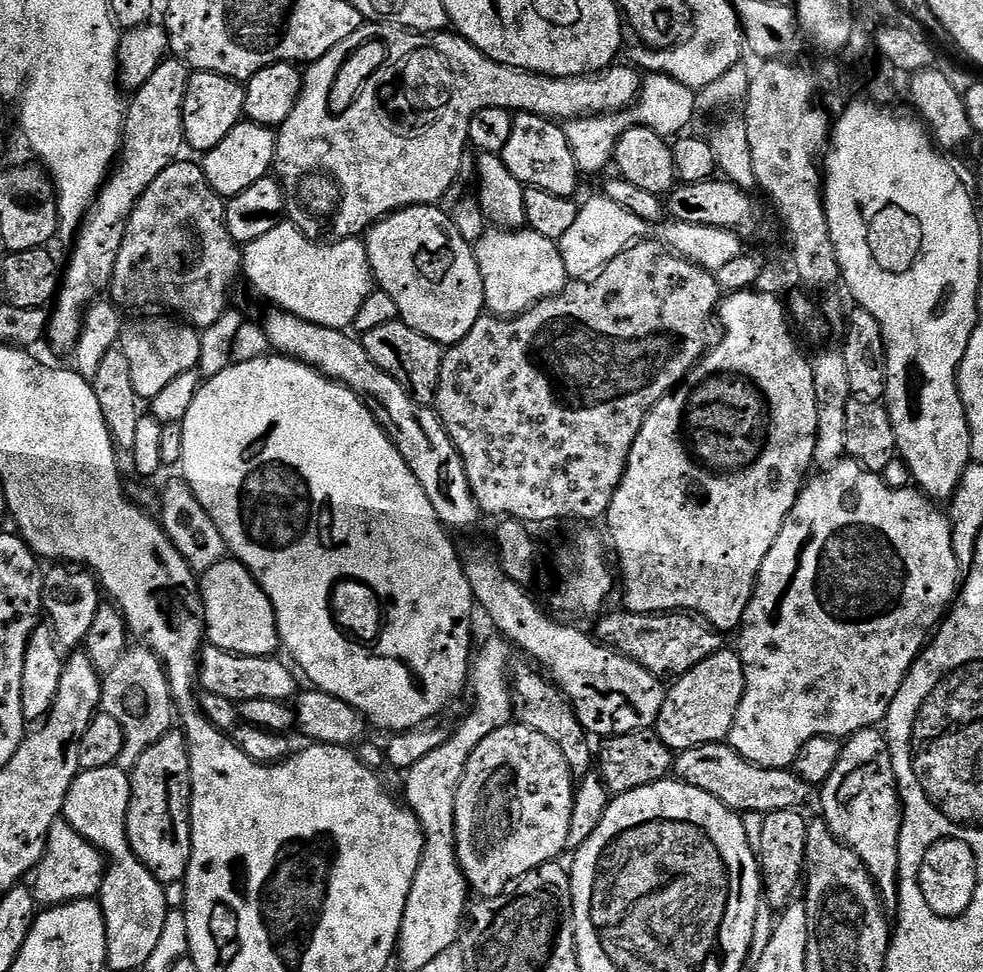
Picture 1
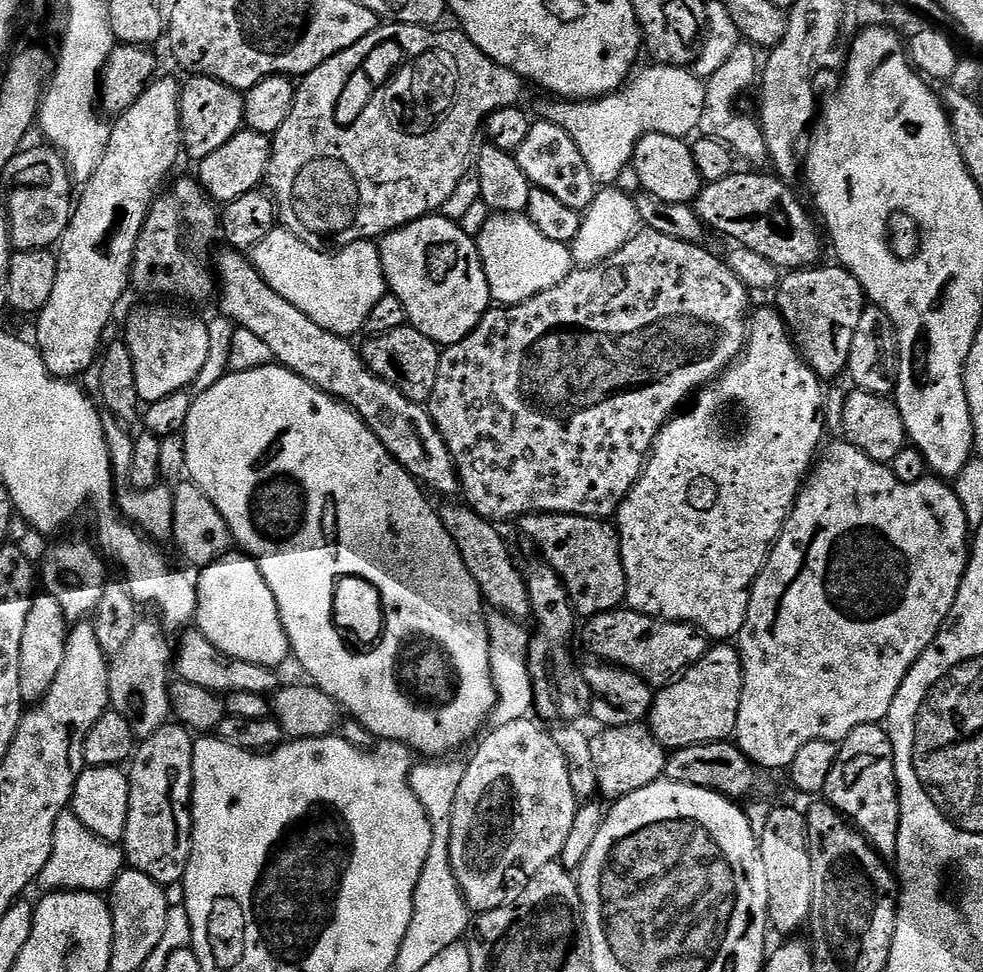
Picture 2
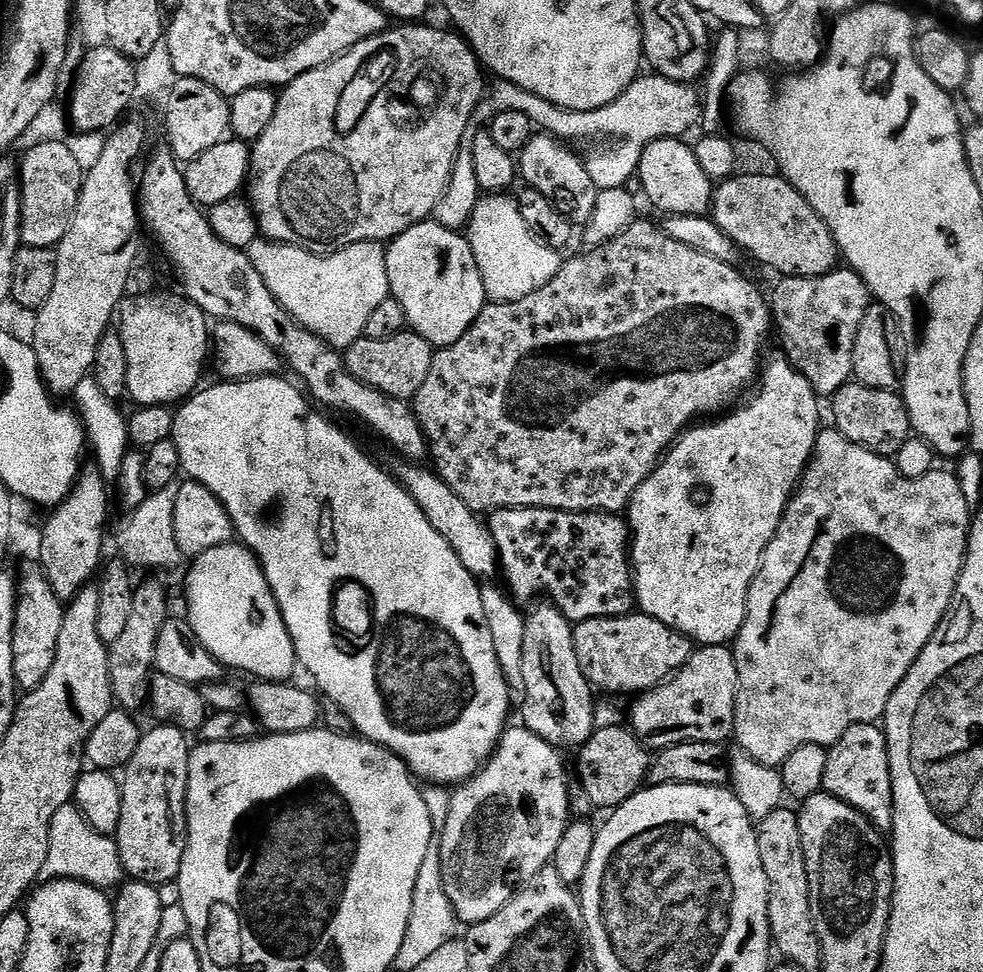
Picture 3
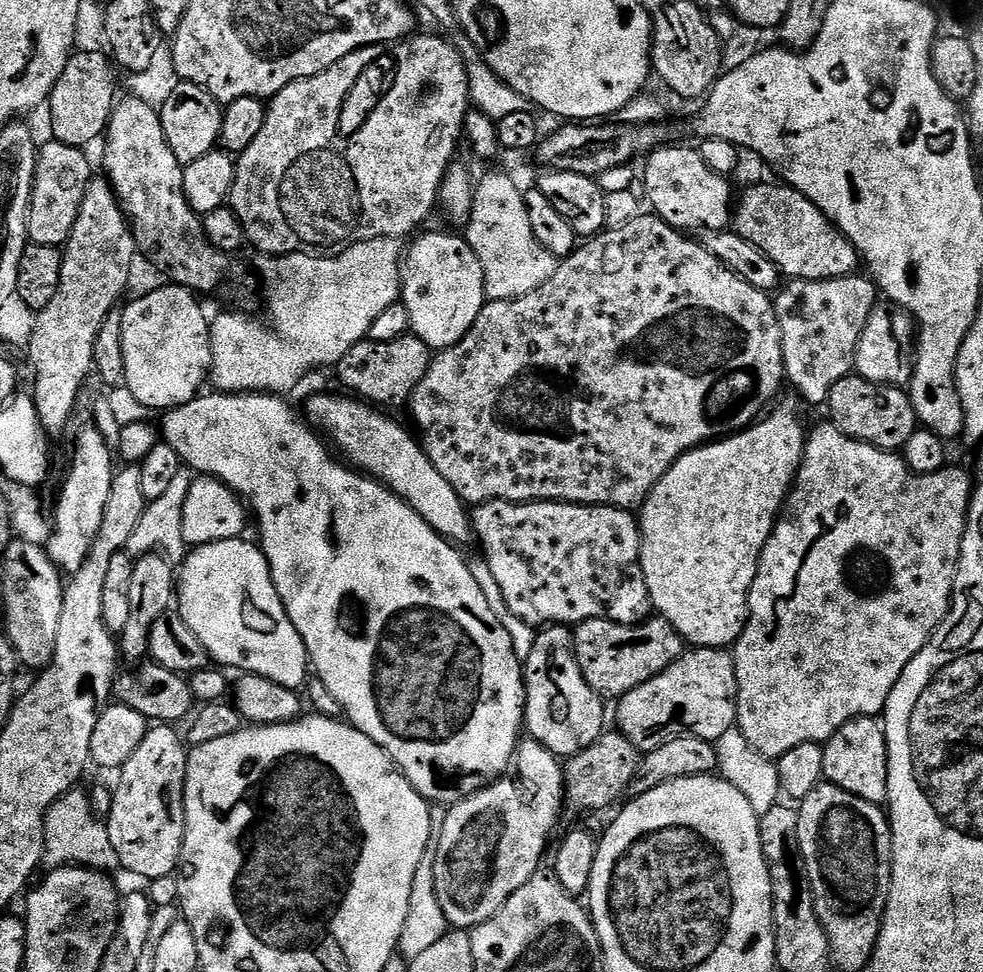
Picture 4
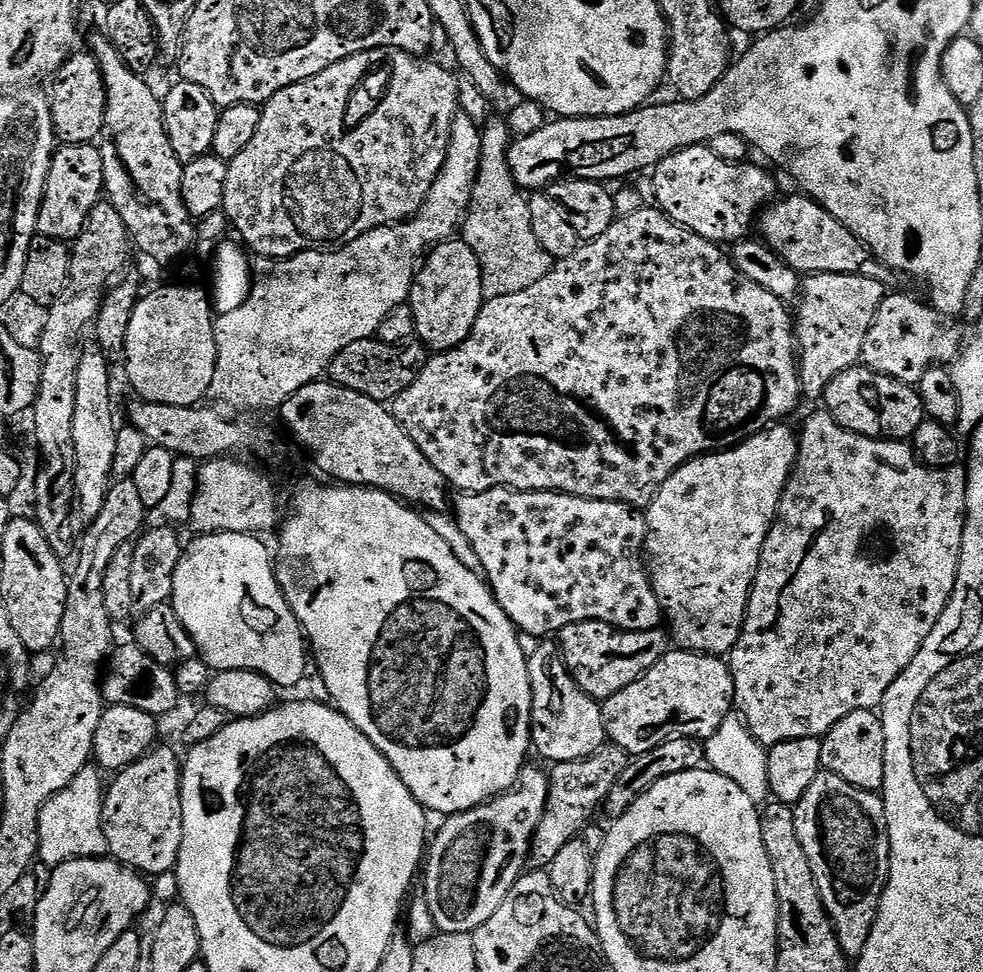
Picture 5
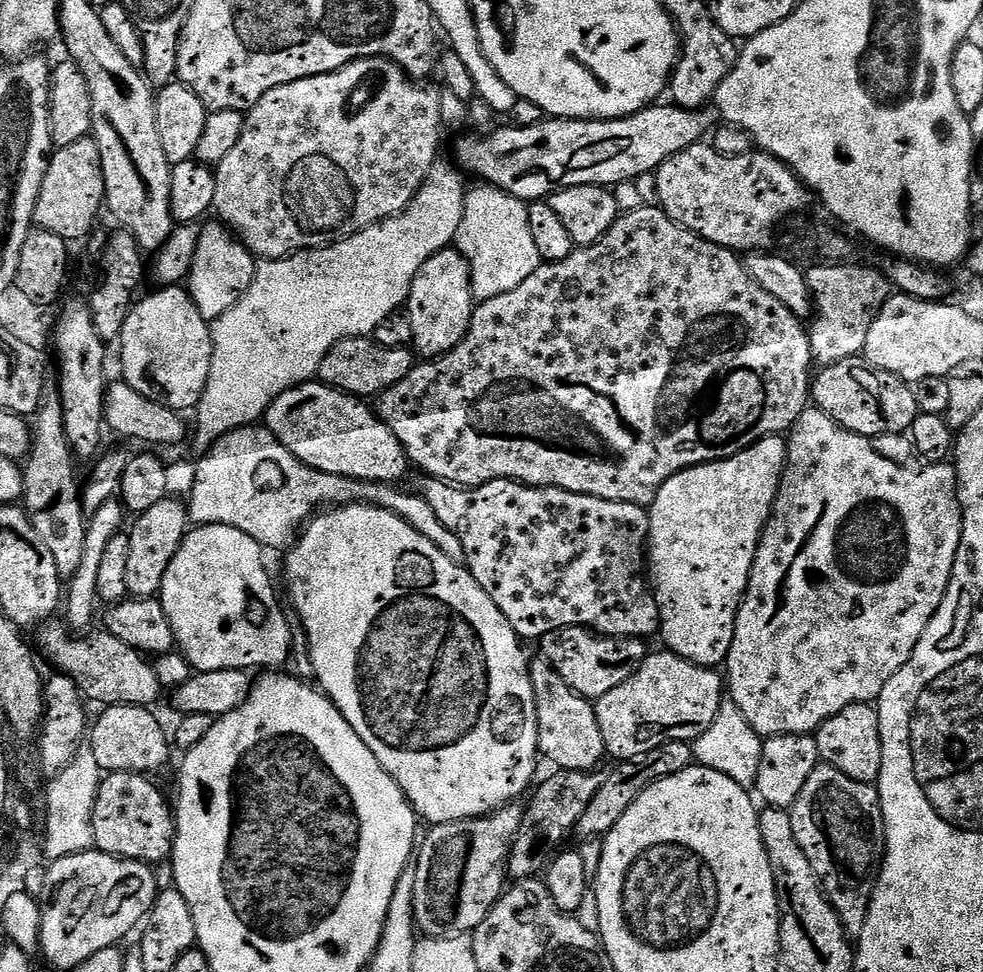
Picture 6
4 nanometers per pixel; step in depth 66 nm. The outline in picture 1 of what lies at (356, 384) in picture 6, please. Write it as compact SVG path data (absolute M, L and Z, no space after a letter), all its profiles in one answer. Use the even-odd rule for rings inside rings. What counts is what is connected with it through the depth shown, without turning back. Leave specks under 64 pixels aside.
M401 319L386 322L386 326L378 326L378 330L363 333L362 339L366 352L374 358L374 362L378 362L378 366L382 366L386 374L398 378L398 382L404 384L419 404L431 405L435 401L445 353L441 345L418 334L418 330L406 326Z

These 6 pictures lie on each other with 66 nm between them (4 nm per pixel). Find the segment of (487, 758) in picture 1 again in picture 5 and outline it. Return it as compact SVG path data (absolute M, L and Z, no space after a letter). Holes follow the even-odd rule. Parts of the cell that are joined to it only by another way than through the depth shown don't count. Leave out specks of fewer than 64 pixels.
M524 767L516 785L502 795L493 796L477 808L447 817L440 833L433 840L431 837L426 848L426 859L422 864L422 894L426 898L426 906L430 906L430 914L440 932L475 932L478 926L482 926L482 922L487 922L496 913L502 902L506 902L506 894L510 894L512 887L520 881L529 863L528 852L532 849L534 830L538 830L538 822L546 810L548 797L549 773L532 767Z

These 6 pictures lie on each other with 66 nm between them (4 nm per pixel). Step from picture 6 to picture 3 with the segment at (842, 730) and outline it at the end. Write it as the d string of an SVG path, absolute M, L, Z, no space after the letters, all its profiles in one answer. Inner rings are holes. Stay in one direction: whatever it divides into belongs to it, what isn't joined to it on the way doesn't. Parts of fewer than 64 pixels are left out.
M855 724L828 749L823 791L854 806L881 830L892 826L892 775L888 761L888 738L876 724Z

